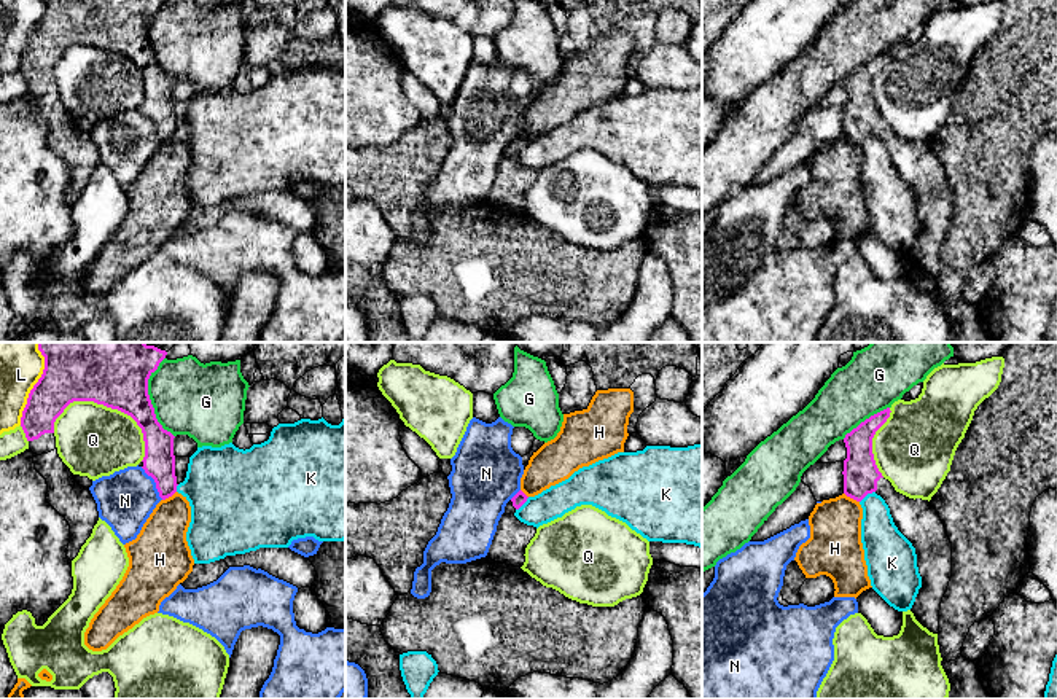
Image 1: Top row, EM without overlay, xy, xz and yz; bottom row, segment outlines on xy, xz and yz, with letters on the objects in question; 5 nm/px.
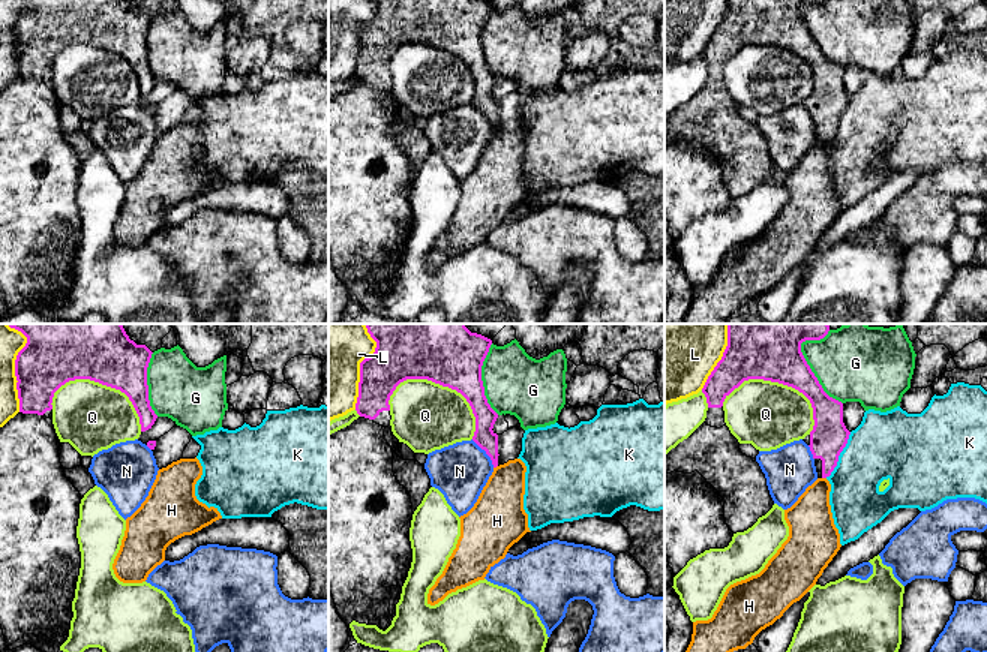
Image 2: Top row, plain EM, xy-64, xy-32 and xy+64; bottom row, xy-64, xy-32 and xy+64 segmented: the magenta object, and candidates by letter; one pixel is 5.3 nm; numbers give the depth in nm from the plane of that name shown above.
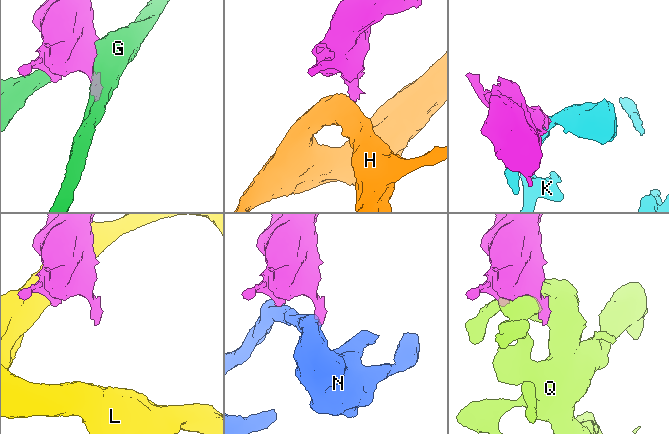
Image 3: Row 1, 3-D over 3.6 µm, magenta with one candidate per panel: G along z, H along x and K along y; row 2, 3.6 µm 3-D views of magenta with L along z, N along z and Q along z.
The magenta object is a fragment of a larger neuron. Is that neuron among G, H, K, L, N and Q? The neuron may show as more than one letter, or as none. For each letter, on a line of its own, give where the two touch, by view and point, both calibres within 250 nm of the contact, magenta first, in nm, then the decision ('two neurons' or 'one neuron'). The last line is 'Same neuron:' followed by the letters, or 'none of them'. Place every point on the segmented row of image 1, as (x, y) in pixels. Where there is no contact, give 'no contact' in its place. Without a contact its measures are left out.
G: xy (148, 398) | 400/380 nm | two neurons
H: yz (852, 497) | 180/260 nm | two neurons
K: yz (866, 494) | 180/200 nm | two neurons
L: xy (35, 384) | 360/220 nm | two neurons
N: xy (155, 481) | 160/280 nm | two neurons
Q: xy (113, 408) | 440/360 nm | two neurons
Same neuron: none of them

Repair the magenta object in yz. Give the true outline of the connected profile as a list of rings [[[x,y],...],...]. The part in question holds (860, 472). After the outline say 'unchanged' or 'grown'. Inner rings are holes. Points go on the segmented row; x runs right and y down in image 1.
[[[887,408],[845,435],[844,494],[861,502],[868,494],[876,492],[885,500],[895,525],[912,543],[917,554],[922,588],[911,611],[923,627],[939,634],[941,602],[952,576],[952,543],[931,503],[896,492],[876,465],[872,438],[890,412]]] | grown

